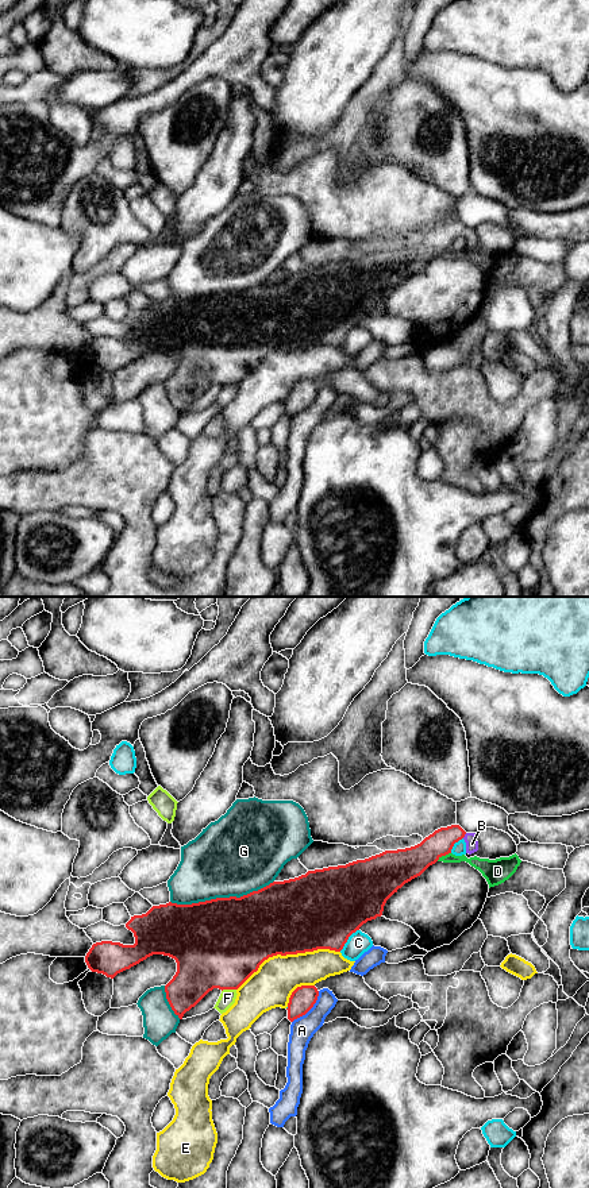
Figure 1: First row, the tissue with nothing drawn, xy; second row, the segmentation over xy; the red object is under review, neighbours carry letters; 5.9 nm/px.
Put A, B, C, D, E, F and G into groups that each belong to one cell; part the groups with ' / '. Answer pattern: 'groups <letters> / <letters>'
groups A / B / C / D / E / F / G

